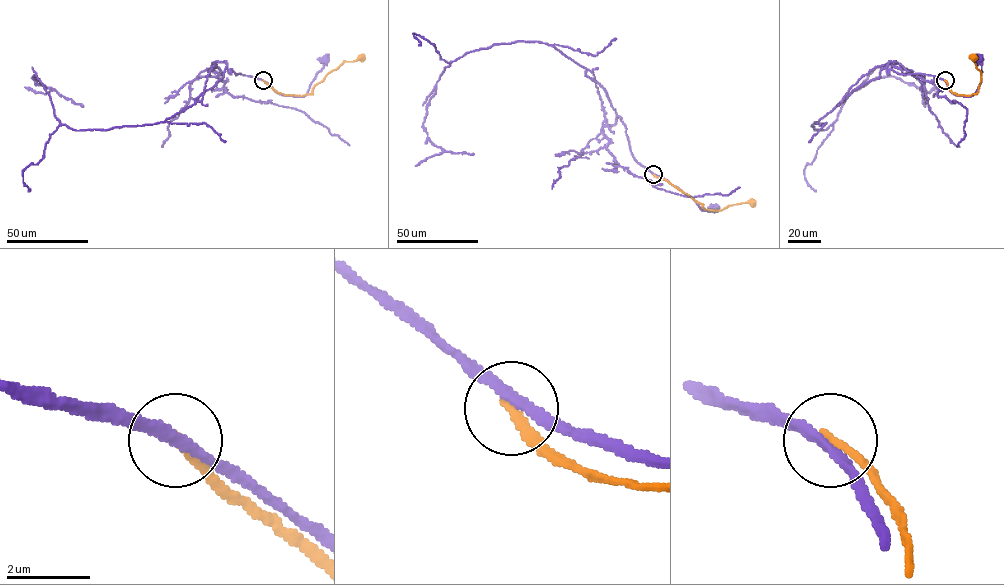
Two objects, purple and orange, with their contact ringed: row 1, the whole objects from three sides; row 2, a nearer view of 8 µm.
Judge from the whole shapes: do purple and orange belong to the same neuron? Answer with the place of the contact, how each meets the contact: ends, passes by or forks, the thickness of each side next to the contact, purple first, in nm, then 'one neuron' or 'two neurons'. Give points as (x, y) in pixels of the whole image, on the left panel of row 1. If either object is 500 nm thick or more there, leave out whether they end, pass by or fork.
place (263, 80); purple passes by; orange ends; calibres 240 and 240 nm; two neurons

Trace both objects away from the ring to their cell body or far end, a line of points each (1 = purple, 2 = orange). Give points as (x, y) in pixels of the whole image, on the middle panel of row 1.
1: (653, 174), (687, 194), (703, 211), (716, 209)
2: (653, 174), (706, 209), (719, 211), (751, 201)

